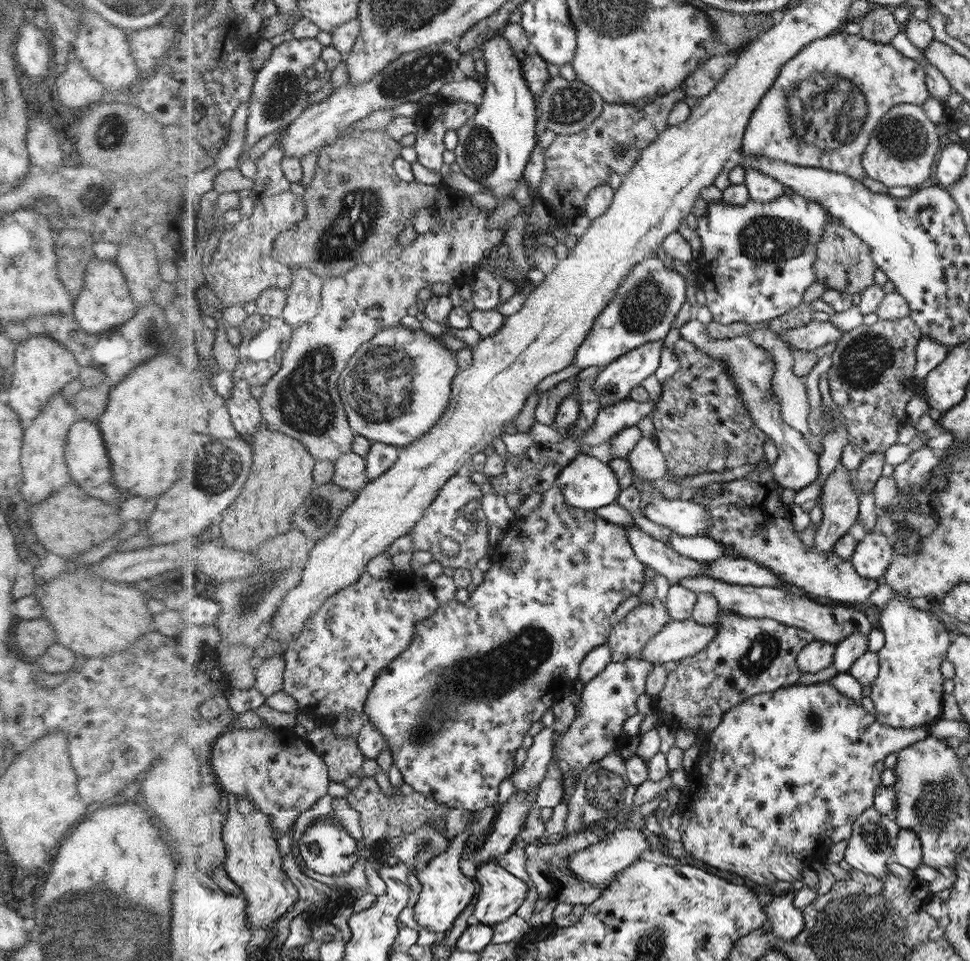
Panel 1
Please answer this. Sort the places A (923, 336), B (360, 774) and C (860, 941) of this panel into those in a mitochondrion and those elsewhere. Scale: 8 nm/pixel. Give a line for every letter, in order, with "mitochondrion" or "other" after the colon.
A: other
B: other
C: mitochondrion

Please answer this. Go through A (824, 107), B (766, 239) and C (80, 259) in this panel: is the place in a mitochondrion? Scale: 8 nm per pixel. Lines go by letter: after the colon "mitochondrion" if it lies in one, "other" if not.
A: mitochondrion
B: mitochondrion
C: other

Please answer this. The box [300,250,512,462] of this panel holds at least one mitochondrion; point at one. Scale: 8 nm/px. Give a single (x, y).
(383, 387)

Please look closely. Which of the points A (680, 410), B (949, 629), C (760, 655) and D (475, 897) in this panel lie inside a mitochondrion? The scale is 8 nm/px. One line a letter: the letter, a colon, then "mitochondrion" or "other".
A: other
B: other
C: mitochondrion
D: other

